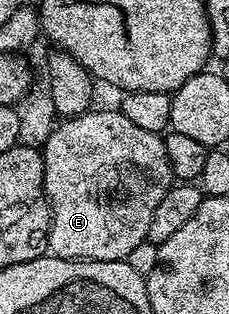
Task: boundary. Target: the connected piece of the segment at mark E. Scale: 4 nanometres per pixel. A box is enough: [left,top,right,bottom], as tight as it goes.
[43,110,175,260]

